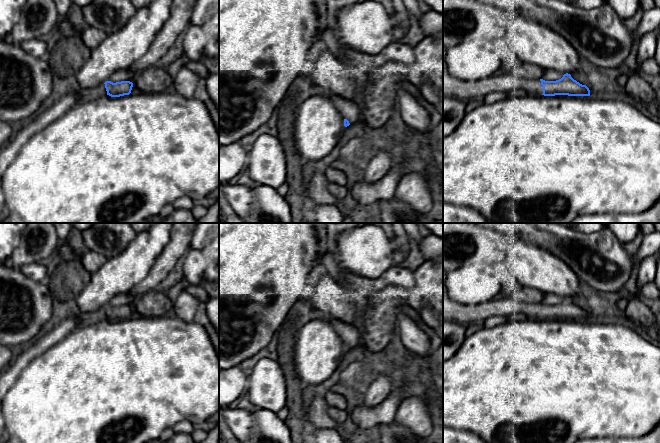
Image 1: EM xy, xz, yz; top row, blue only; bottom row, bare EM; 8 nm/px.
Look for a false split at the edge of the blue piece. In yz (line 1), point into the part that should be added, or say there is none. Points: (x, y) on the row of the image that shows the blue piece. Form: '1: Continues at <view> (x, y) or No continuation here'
1: Continues at yz (464, 90)

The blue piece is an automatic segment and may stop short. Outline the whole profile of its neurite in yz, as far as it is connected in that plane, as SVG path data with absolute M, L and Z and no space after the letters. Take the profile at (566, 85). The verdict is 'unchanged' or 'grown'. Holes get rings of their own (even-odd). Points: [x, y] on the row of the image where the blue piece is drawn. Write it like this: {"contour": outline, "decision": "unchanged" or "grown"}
{"contour": "M443 46L443 96L456 97L466 102L470 99L483 99L487 94L497 91L508 94L514 89L523 89L530 95L590 96L589 88L568 73L556 81L524 79L506 72L474 81L460 80L449 73L445 56L446 48Z", "decision": "grown"}

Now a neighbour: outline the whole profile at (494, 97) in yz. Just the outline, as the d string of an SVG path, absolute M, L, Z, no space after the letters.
M497 91L497 92L492 92L492 93L487 94L482 99L482 101L483 101L483 103L490 105L493 103L497 103L501 100L504 100L507 97L508 97L507 93Z

